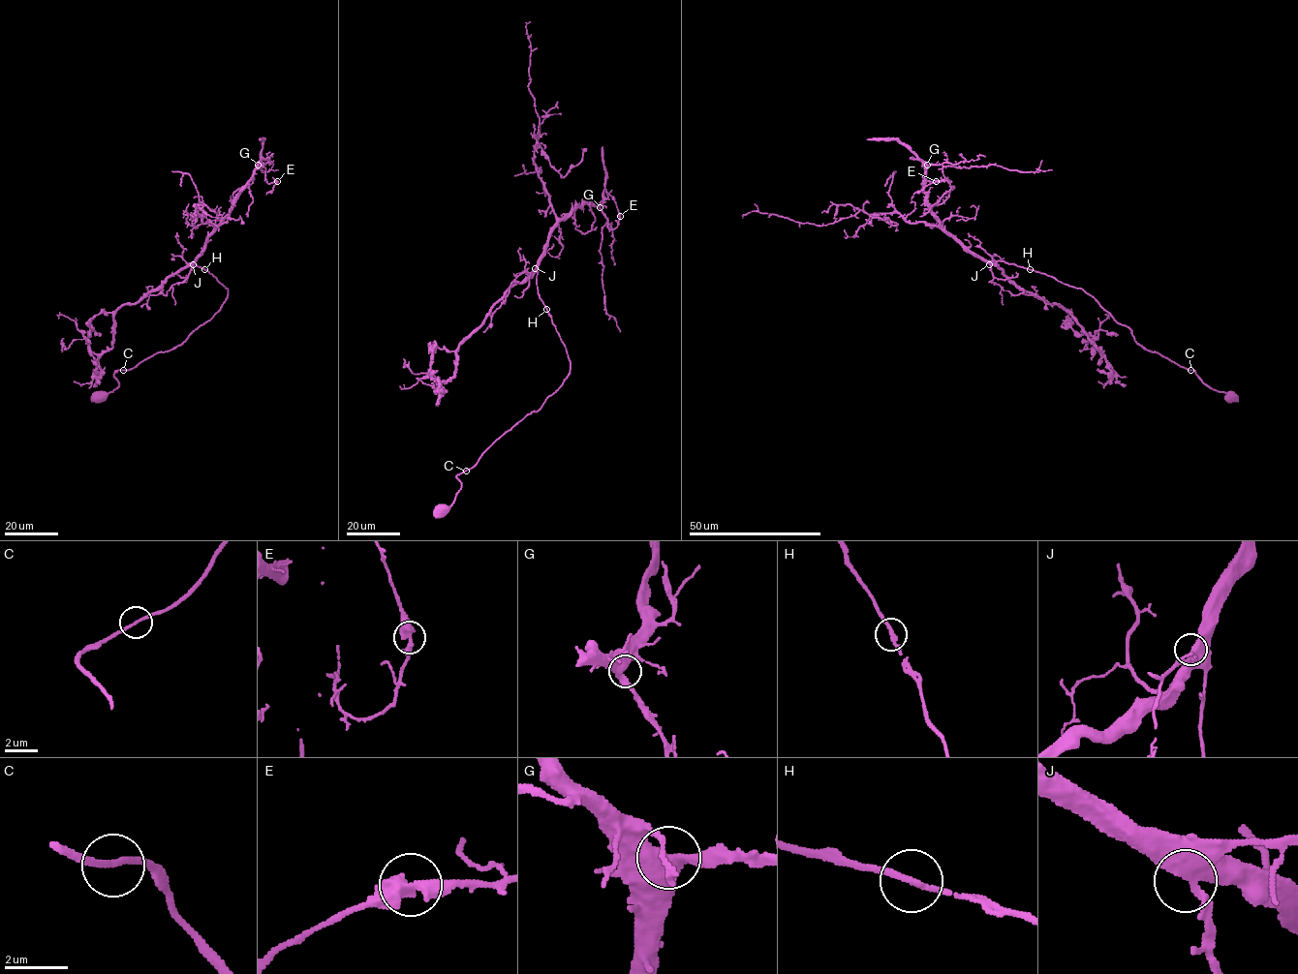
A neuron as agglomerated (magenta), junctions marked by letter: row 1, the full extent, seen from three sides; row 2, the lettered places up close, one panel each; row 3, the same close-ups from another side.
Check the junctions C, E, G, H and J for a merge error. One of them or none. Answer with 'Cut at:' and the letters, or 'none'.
Cut at: none

